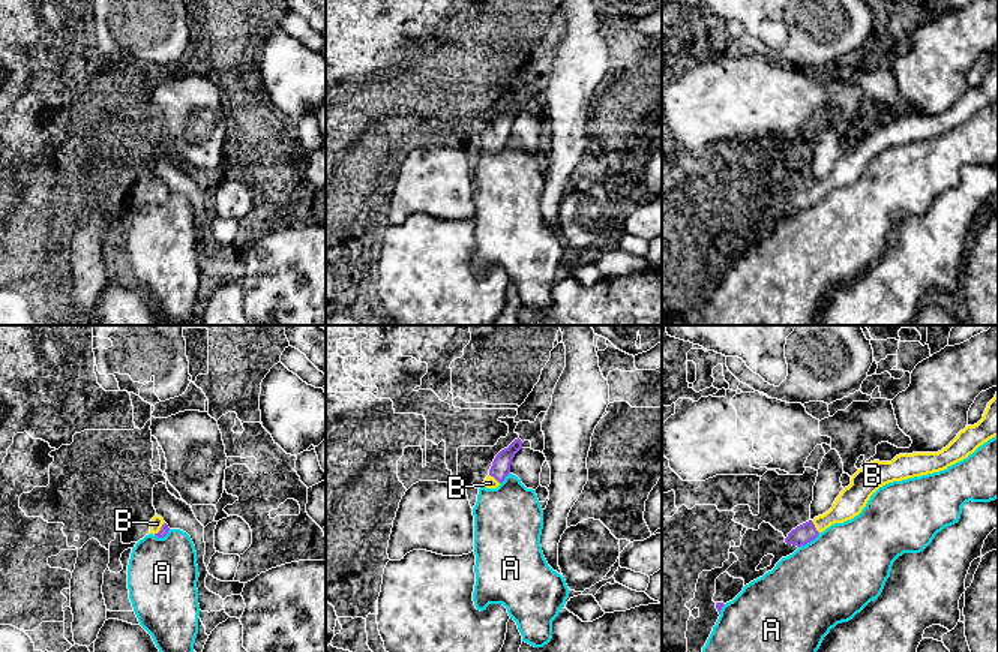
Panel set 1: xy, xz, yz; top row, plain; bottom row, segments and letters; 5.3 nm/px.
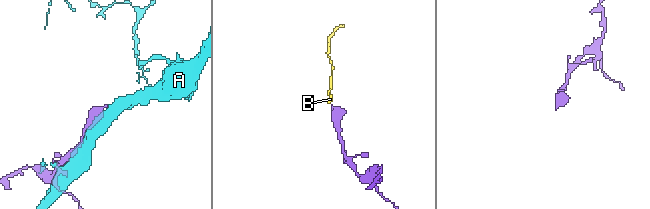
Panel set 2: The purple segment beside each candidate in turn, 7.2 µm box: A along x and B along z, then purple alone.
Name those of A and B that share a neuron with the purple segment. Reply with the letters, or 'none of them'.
B

